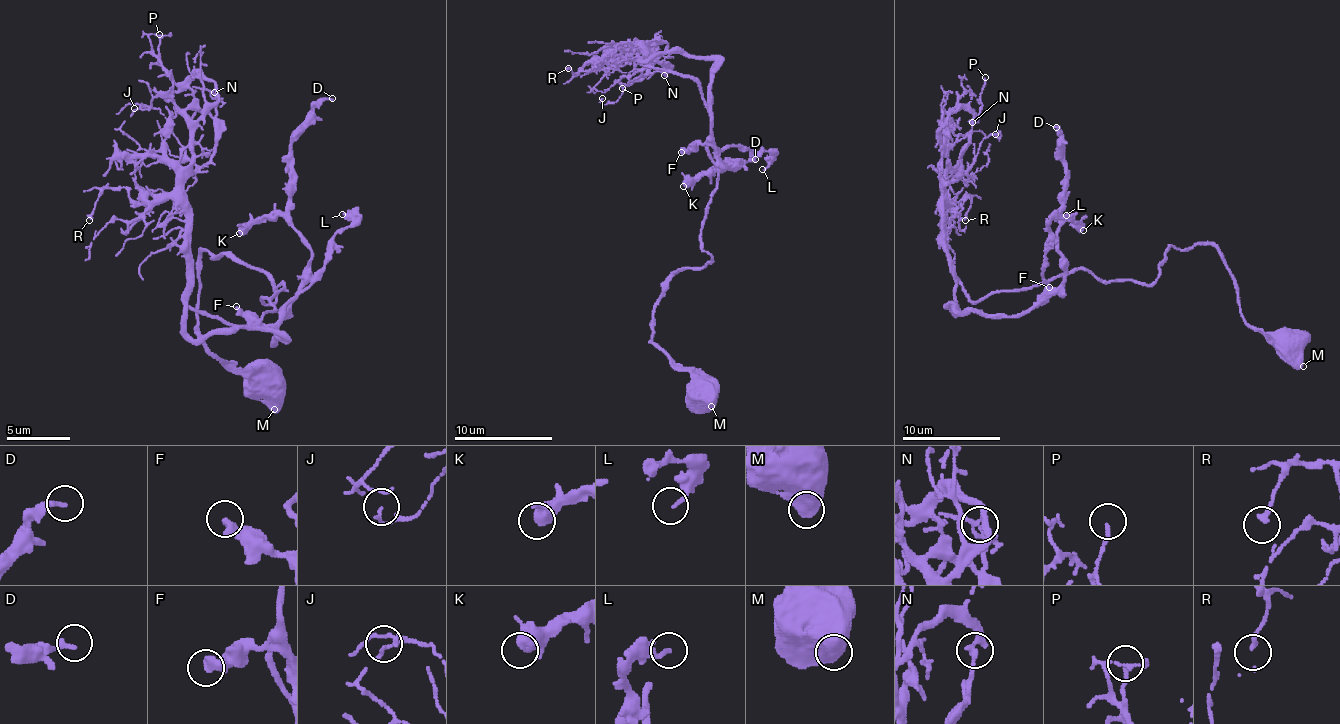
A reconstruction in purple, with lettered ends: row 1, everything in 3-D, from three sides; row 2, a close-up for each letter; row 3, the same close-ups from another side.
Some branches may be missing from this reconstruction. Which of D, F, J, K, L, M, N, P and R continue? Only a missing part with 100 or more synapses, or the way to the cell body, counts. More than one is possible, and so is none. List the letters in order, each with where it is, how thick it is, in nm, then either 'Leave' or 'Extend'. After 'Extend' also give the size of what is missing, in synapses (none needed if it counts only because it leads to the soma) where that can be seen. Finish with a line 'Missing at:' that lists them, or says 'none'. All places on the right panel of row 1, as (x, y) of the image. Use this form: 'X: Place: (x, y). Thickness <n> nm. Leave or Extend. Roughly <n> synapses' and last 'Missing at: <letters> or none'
D: Place: (1056, 127). Thickness 220 nm. Leave
F: Place: (1049, 287). Thickness 420 nm. Leave
J: Place: (995, 134). Thickness 90 nm. Leave
K: Place: (1083, 230). Thickness 550 nm. Leave
L: Place: (1066, 215). Thickness 150 nm. Leave
M: Place: (1303, 366). Thickness 700 nm. Leave
N: Place: (972, 122). Thickness 180 nm. Leave
P: Place: (985, 77). Thickness 120 nm. Leave
R: Place: (965, 220). Thickness 180 nm. Leave
Missing at: none

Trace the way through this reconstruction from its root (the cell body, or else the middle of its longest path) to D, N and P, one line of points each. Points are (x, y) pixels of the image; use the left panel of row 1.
D: (262, 316), (185, 303), (185, 329), (274, 345), (310, 258), (290, 137), (332, 98)
N: (262, 316), (252, 325), (230, 325), (195, 313), (185, 303), (185, 178), (207, 162), (214, 150), (214, 92)
P: (262, 316), (230, 325), (185, 303), (185, 166), (191, 124), (217, 89), (201, 76), (175, 82), (159, 34)

